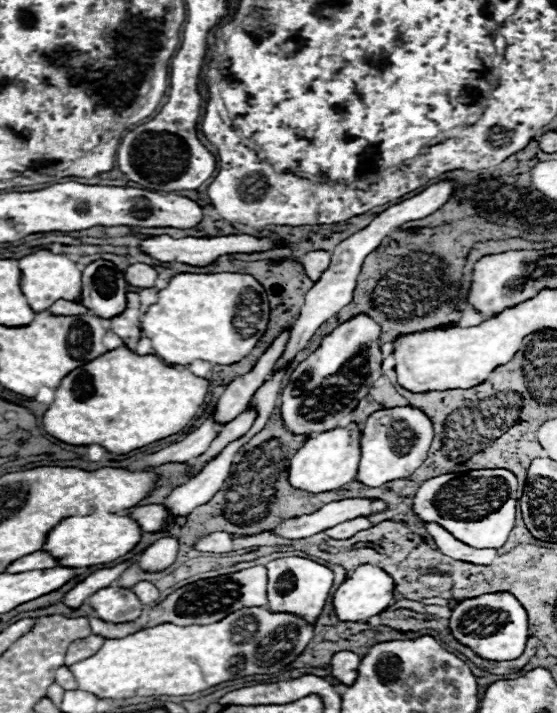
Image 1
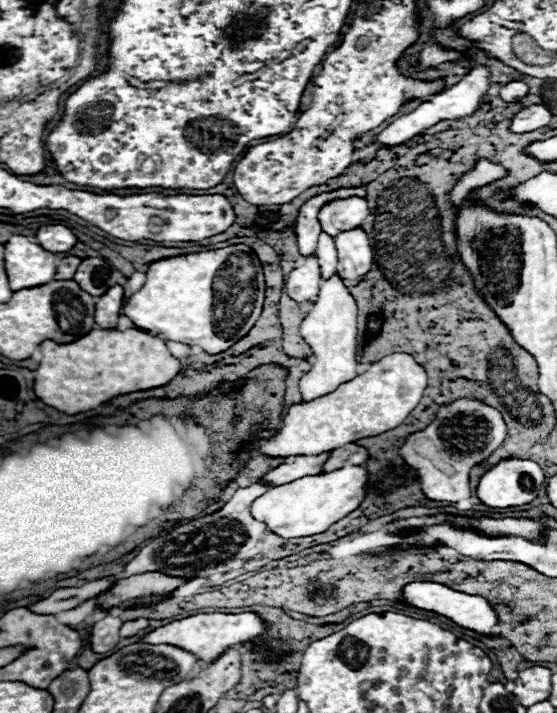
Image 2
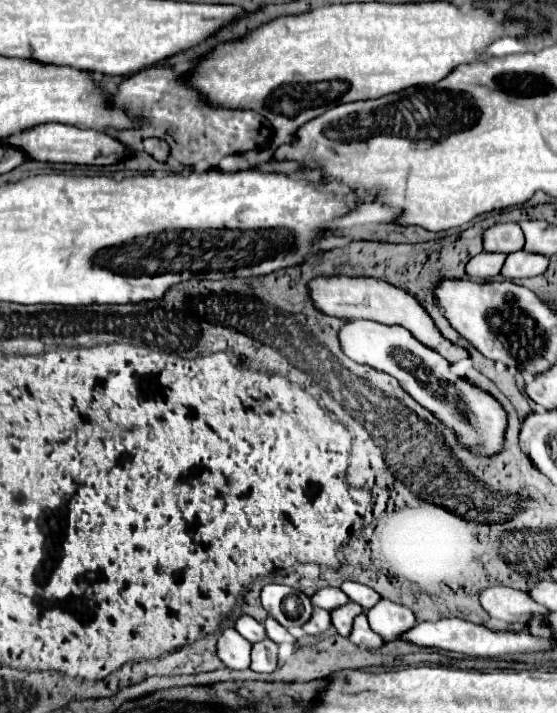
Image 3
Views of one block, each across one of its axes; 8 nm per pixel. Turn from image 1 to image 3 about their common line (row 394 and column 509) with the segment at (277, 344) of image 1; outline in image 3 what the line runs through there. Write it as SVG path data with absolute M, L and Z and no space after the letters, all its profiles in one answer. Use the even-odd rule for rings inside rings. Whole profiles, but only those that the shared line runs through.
M500 222L490 226L484 232L484 250L486 252L516 252L524 248L524 234L514 222Z

